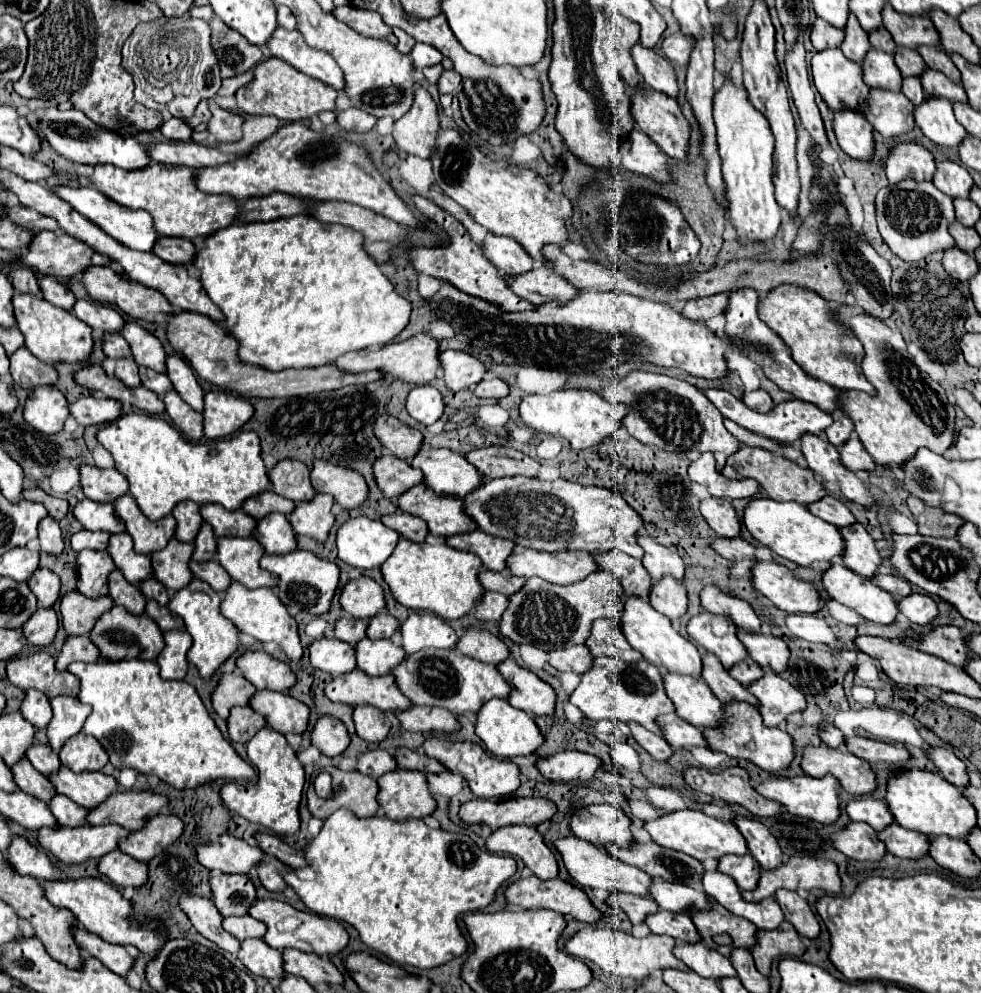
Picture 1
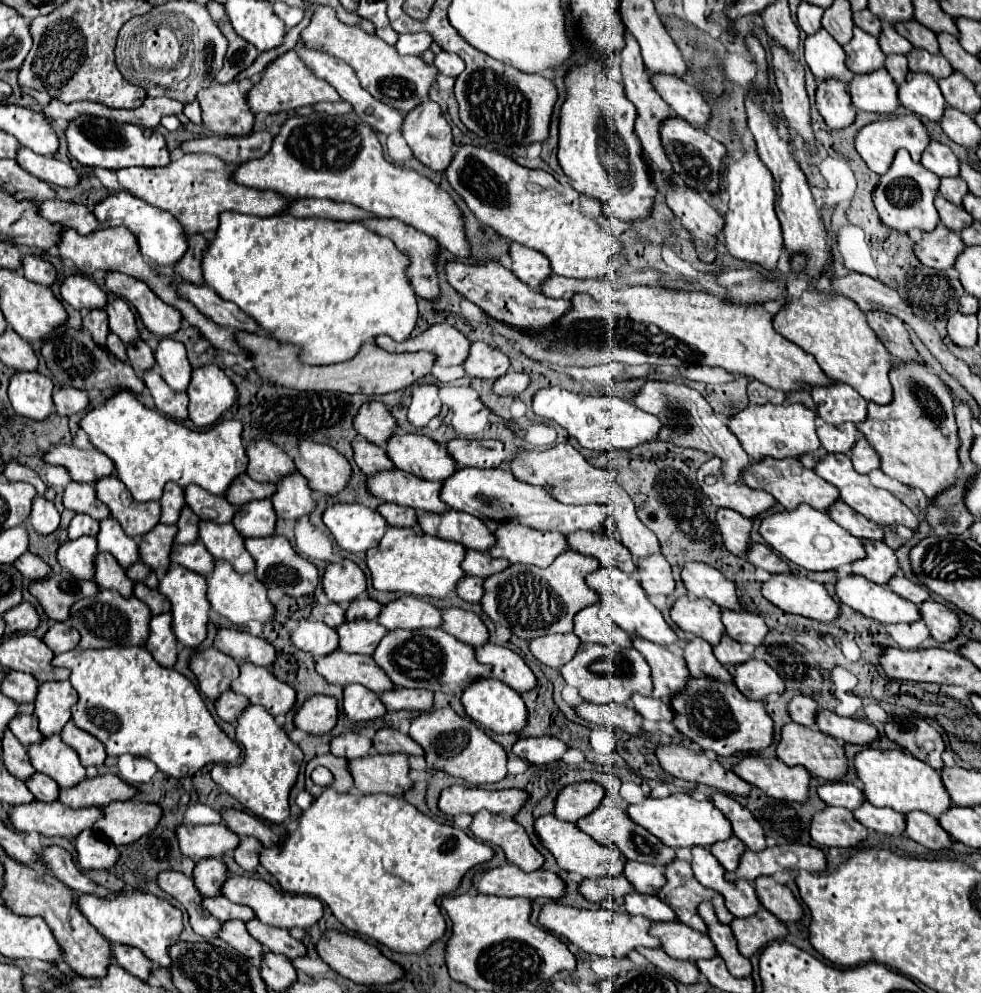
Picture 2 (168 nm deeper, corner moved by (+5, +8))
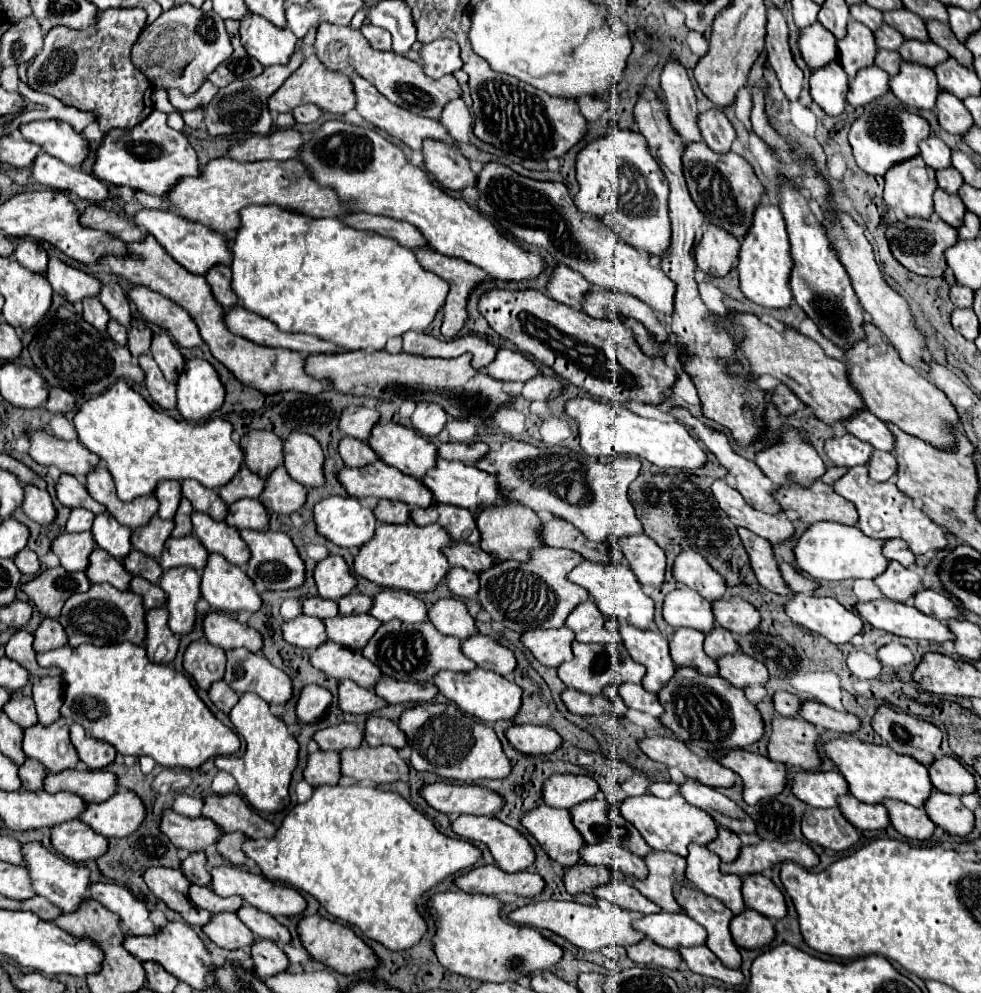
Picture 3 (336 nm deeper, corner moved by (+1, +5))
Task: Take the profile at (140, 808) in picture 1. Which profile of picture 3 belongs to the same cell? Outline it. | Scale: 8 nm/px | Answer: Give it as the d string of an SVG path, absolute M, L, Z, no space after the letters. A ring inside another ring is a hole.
M67 770L67 772L47 772L43 778L47 792L73 792L85 802L101 802L115 794L117 776L105 770Z

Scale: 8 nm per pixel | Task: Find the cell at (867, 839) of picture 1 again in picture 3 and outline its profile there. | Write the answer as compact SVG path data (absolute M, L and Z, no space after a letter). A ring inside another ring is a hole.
M809 808L803 814L801 830L807 840L835 852L847 850L859 840L859 832L847 824L839 808Z

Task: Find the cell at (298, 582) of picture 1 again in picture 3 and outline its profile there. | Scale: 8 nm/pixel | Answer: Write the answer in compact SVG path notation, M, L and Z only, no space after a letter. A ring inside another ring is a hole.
M241 530L241 538L251 550L247 576L253 582L263 584L267 590L289 590L305 582L305 564L287 534L273 530Z

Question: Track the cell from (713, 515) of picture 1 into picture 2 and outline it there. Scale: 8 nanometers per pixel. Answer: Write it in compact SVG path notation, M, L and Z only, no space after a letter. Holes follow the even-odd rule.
M717 509L717 525L725 547L735 555L745 555L749 547L751 519L735 513L733 509Z

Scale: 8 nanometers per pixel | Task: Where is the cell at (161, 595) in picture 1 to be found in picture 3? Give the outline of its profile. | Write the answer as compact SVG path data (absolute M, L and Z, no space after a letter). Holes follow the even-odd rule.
M131 550L127 554L127 558L123 558L121 562L123 562L123 566L125 566L127 572L131 572L133 576L141 576L141 578L153 582L153 584L157 584L159 578L161 578L161 574L163 574L163 570L159 568L159 564L157 564L155 558L147 556L143 552L137 552L137 550Z

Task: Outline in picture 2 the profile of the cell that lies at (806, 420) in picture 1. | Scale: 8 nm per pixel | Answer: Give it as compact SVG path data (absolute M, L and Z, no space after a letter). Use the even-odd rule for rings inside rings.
M749 403L745 409L737 411L735 415L725 419L727 427L737 435L743 449L753 459L763 459L765 455L783 459L783 457L799 457L803 453L815 451L821 447L817 437L817 423L819 417L813 409L805 407L803 403L781 403L781 405L753 405Z

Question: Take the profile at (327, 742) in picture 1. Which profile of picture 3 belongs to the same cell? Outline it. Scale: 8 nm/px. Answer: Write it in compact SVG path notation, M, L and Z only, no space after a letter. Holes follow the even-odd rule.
M317 684L305 686L301 690L301 694L297 698L297 706L295 706L299 720L305 724L319 720L325 714L327 706L331 704L331 698L333 698L331 692L323 686L317 686Z

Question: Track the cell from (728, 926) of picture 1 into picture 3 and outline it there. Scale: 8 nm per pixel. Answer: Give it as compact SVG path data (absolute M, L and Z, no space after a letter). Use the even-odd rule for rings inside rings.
M649 852L645 858L647 876L635 880L631 876L631 886L635 886L643 896L659 904L667 912L679 912L679 904L673 898L673 884L687 884L685 878L685 858L671 852Z

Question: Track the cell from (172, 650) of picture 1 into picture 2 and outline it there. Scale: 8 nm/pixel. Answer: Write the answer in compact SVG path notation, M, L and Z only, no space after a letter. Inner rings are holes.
M155 615L151 619L151 635L145 643L153 659L163 667L173 667L177 661L177 639L171 629L171 615Z

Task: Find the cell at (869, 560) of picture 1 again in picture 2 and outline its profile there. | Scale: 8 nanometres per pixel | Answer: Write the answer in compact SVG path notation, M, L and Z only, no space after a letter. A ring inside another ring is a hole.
M863 541L863 545L867 557L863 557L863 561L851 563L853 573L863 575L865 579L875 581L879 585L885 585L899 569L893 549L889 549L883 541Z

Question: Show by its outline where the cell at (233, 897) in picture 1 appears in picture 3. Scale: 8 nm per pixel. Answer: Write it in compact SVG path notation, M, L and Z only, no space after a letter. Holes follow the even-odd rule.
M191 852L183 862L181 862L181 872L191 884L199 886L209 886L211 884L211 874L207 870L207 858L205 852Z

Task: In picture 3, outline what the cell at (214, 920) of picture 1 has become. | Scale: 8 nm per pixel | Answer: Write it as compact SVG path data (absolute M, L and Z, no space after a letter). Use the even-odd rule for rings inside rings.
M163 866L149 868L145 872L145 882L159 900L163 900L171 910L179 912L183 916L183 920L189 922L191 926L203 926L211 918L211 914L207 910L195 908L189 902L189 898L185 896L191 882L187 882L187 878L181 874L181 870L163 868Z

